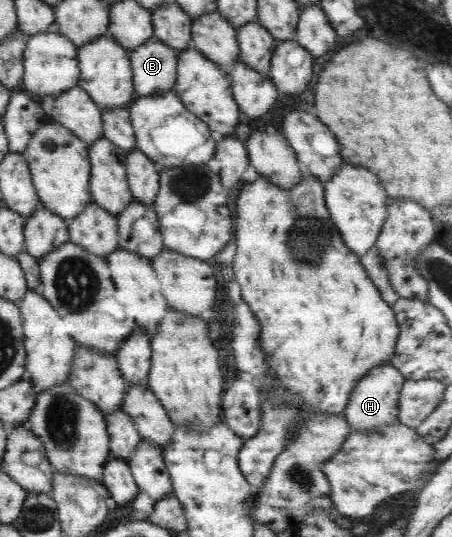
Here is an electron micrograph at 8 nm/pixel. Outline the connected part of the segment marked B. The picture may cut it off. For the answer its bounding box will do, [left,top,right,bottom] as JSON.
[129,36,176,97]

